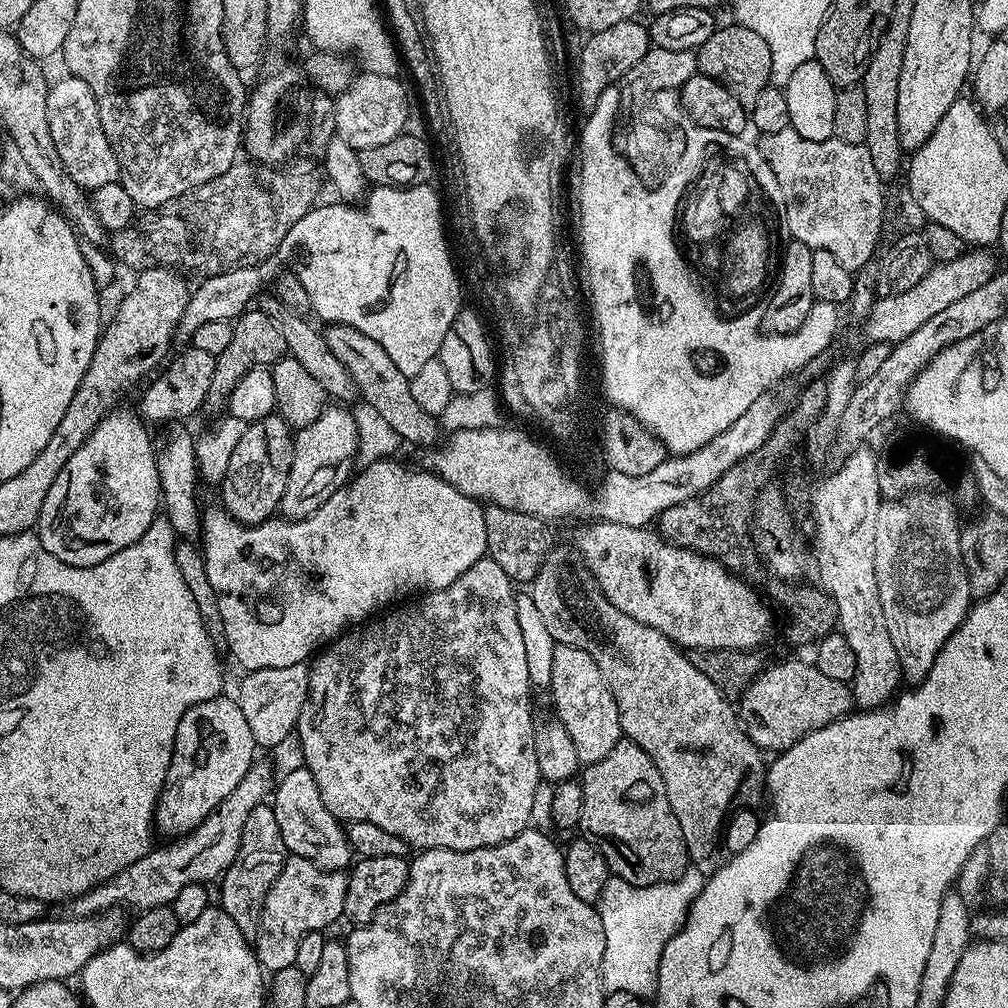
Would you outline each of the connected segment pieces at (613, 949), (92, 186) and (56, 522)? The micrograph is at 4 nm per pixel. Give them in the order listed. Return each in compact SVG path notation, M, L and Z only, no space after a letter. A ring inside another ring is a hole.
M694 866L685 868L684 873L677 880L654 886L634 886L622 878L609 875L598 901L599 917L604 931L602 937L604 953L600 967L600 976L606 976L606 980L602 980L604 988L608 980L626 982L624 968L634 970L636 966L640 966L640 960L642 966L648 968L638 968L638 970L648 970L648 978L652 978L650 982L654 987L658 986L658 966L662 958L662 950L666 950L666 942L670 942L670 938L674 938L684 927L688 910L704 889L705 879L706 874ZM616 962L622 962L618 964L622 968L620 980L616 974Z
M61 75L60 81L53 83L46 98L46 118L50 122L50 138L58 149L58 158L66 166L66 174L78 182L85 190L95 190L120 179L120 163L116 152L102 130L102 118L98 118L98 102L94 90L77 76Z
M125 406L117 407L74 450L70 462L62 466L62 474L54 478L46 502L42 502L42 514L38 525L38 535L42 546L54 558L58 558L67 567L89 568L118 554L126 546L136 544L142 534L158 518L162 508L161 490L156 465L154 440L148 437L149 425L135 411Z

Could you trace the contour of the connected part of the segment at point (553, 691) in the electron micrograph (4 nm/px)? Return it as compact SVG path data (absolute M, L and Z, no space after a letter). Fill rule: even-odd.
M557 644L550 669L550 686L547 691L552 695L552 704L556 707L555 719L574 742L574 750L578 754L581 765L587 766L606 758L610 750L622 738L620 715L614 702L606 678L602 678L602 670L598 670L598 662L586 654L578 646Z

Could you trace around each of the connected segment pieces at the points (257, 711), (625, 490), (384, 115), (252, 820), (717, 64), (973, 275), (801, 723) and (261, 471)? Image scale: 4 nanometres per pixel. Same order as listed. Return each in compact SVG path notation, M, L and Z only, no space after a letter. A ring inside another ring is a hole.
M302 663L267 668L245 675L245 680L240 684L238 703L247 724L250 725L250 734L254 734L261 749L274 749L284 738L297 731L308 697L308 669L309 665Z
M772 394L759 396L732 425L726 426L726 430L718 434L718 438L710 438L706 446L685 456L671 455L664 459L662 466L650 470L650 474L631 476L609 471L608 477L600 484L600 493L591 492L586 485L571 480L567 470L538 441L531 440L526 433L519 432L516 428L507 428L507 426L458 430L451 433L447 437L448 441L445 439L439 446L431 449L433 452L430 468L436 475L450 482L454 490L466 494L472 500L481 501L485 505L497 504L499 508L509 508L531 516L539 516L545 522L560 520L563 516L589 516L587 519L592 522L647 528L653 522L659 521L660 515L670 510L670 506L678 506L678 502L686 502L702 494L710 486L714 486L714 482L718 482L718 478L722 478L722 474L726 474L730 466L738 466L742 458L754 454L754 450L758 450L758 446L762 446L762 442L770 438L770 434L776 429L776 423L786 411L785 405L780 405L774 397L775 395Z
M361 71L352 79L348 89L335 97L335 102L336 136L345 140L351 148L359 150L382 146L382 142L390 142L390 138L405 131L404 123L408 120L408 92L396 76Z
M265 802L254 806L254 810L250 810L250 815L242 825L242 842L238 846L238 854L218 881L219 907L224 908L226 914L230 914L234 926L238 926L238 930L249 942L255 941L266 894L270 894L270 886L274 886L285 859L286 849L282 842L282 833L278 830L278 818L274 818L271 803Z
M735 22L717 27L710 38L696 52L696 62L699 71L705 76L714 78L742 102L745 110L751 110L758 94L770 87L772 78L772 59L770 58L770 46L754 30L746 30L746 26Z
M976 246L971 250L965 250L953 261L933 263L926 278L922 278L922 282L917 282L915 286L910 286L910 290L902 290L893 296L879 297L863 321L867 339L874 343L896 345L913 334L918 326L925 325L934 314L941 313L958 298L963 298L966 294L973 293L978 286L985 285L998 271L995 258L988 252L990 251Z
M784 660L773 668L759 673L750 687L738 700L738 719L747 736L757 748L779 754L794 746L815 728L841 720L853 711L854 701L849 685L826 678L815 663L803 664L800 660Z
M278 414L264 416L245 427L241 441L234 446L226 474L220 480L222 506L240 524L252 527L277 513L289 478L293 446L292 430Z

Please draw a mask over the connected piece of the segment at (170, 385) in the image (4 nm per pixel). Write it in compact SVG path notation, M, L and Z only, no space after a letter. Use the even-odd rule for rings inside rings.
M191 346L185 348L185 352L177 351L163 365L162 371L151 381L153 384L140 396L138 412L149 425L160 426L168 421L187 421L187 416L194 415L200 407L203 409L207 405L210 382L214 382L216 357Z

